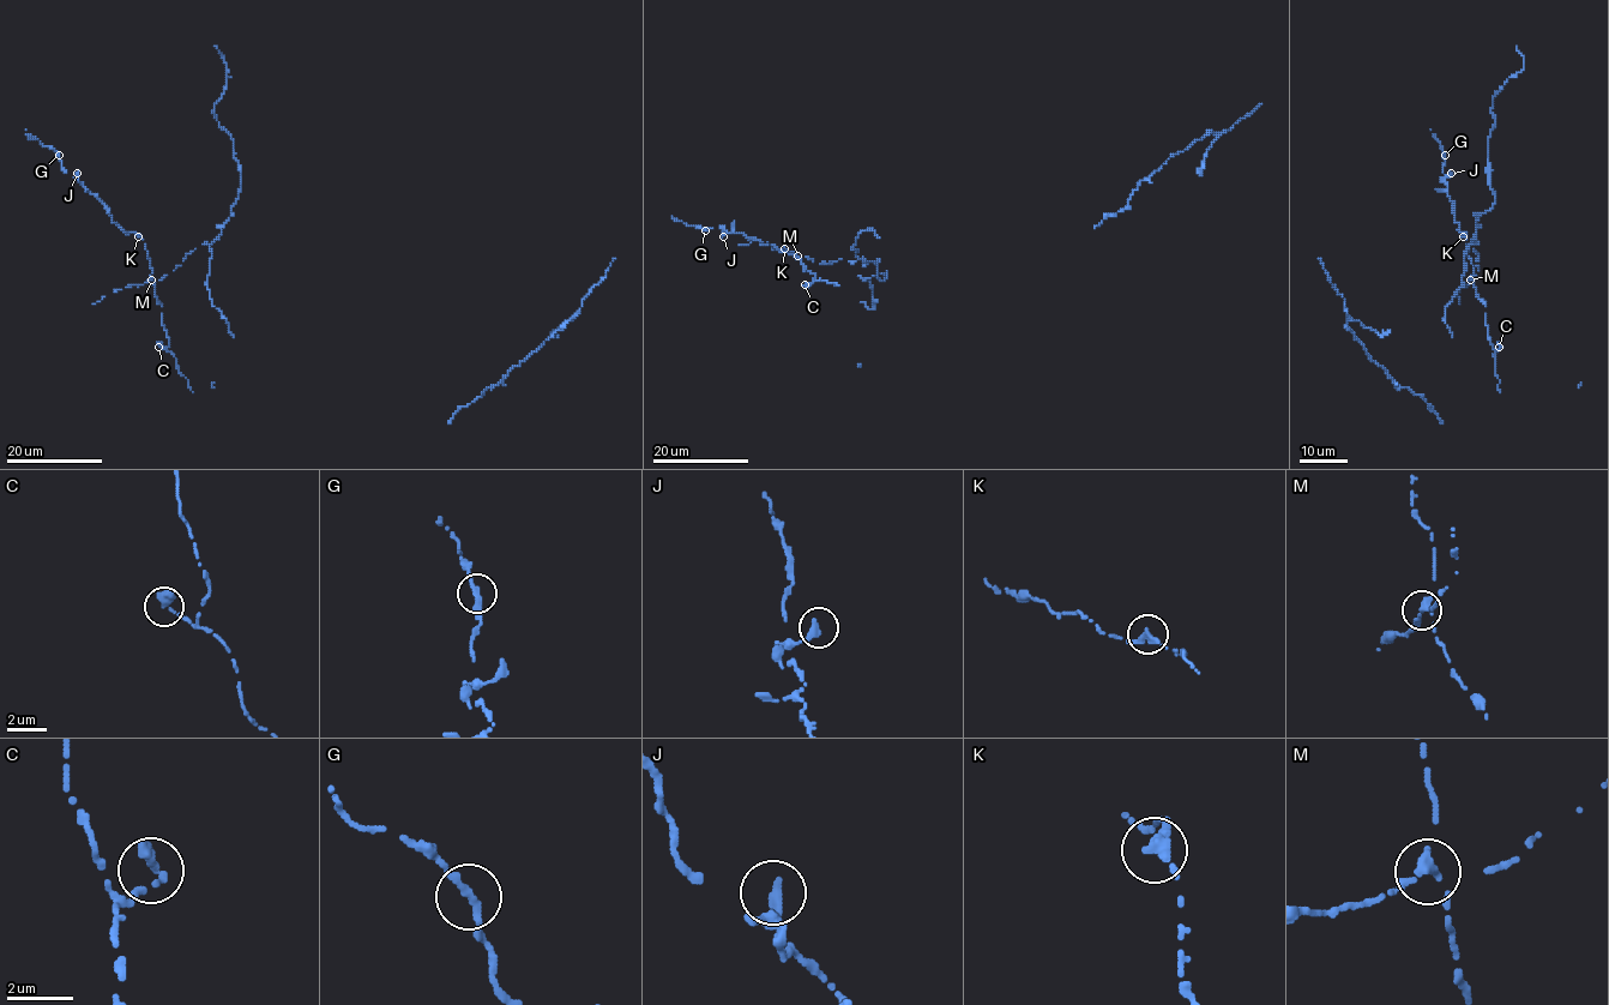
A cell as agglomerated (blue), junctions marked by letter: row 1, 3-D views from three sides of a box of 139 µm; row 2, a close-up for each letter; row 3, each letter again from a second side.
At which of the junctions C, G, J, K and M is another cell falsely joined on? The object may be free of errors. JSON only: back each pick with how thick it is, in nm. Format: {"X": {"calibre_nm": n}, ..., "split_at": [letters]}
{"M": {"calibre_nm": 280}, "split_at": ["M"]}

